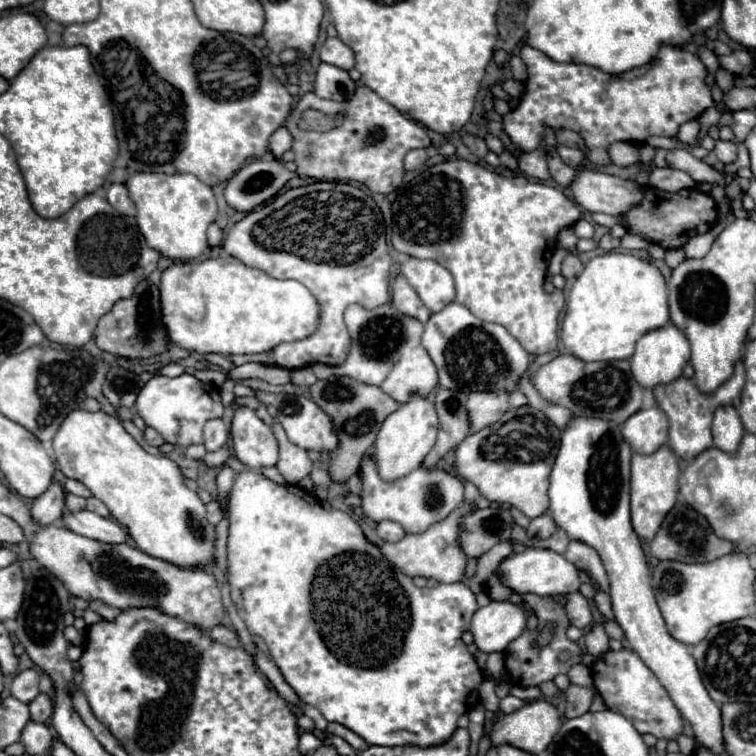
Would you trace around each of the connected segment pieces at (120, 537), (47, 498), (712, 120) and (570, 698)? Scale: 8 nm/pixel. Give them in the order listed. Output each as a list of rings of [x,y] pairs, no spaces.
[[[79,510],[75,514],[67,512],[63,514],[61,524],[75,534],[81,534],[81,536],[87,536],[99,542],[109,542],[109,544],[125,542],[125,532],[115,520],[97,516],[89,510]]]
[[[53,482],[39,498],[35,498],[31,514],[39,524],[57,524],[65,508],[65,490],[59,482]]]
[[[713,106],[713,108],[709,108],[701,118],[699,118],[699,124],[701,124],[701,130],[703,132],[707,132],[711,126],[715,126],[717,122],[719,122],[719,118],[721,118],[721,110],[719,110],[719,106]]]
[[[571,684],[567,688],[565,696],[567,696],[565,716],[567,718],[577,718],[577,716],[583,716],[585,712],[589,712],[589,708],[593,704],[593,698],[595,698],[595,690],[593,688],[581,688],[581,686]]]

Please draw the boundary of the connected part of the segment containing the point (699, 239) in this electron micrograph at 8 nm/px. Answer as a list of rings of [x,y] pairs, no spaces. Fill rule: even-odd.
[[[729,212],[727,214],[727,218],[723,220],[723,222],[717,222],[715,226],[713,226],[713,230],[711,232],[705,232],[705,234],[699,234],[699,236],[695,236],[695,238],[691,238],[683,248],[685,248],[685,254],[687,254],[687,258],[701,258],[701,256],[705,256],[707,254],[707,250],[711,248],[711,244],[713,244],[713,240],[715,240],[715,236],[727,226],[727,224],[731,224],[735,220],[735,216],[733,216],[733,212]]]

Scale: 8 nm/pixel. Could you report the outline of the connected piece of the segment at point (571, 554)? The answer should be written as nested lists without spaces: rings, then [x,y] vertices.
[[[571,540],[567,546],[567,552],[565,552],[565,558],[569,562],[573,562],[579,570],[587,572],[593,580],[597,580],[603,590],[609,590],[609,582],[607,582],[603,562],[591,546],[587,546],[585,542],[579,542],[579,540]]]

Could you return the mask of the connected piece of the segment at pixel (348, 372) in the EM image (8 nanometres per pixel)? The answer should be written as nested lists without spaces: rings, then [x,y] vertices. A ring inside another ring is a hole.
[[[383,304],[375,310],[367,310],[363,306],[349,306],[345,312],[345,324],[351,334],[349,356],[343,364],[329,368],[329,374],[349,376],[353,380],[375,384],[383,392],[391,394],[399,404],[407,402],[411,394],[419,394],[427,398],[439,384],[435,364],[431,362],[427,350],[421,346],[423,322],[417,318],[407,318],[399,314],[391,304]]]

